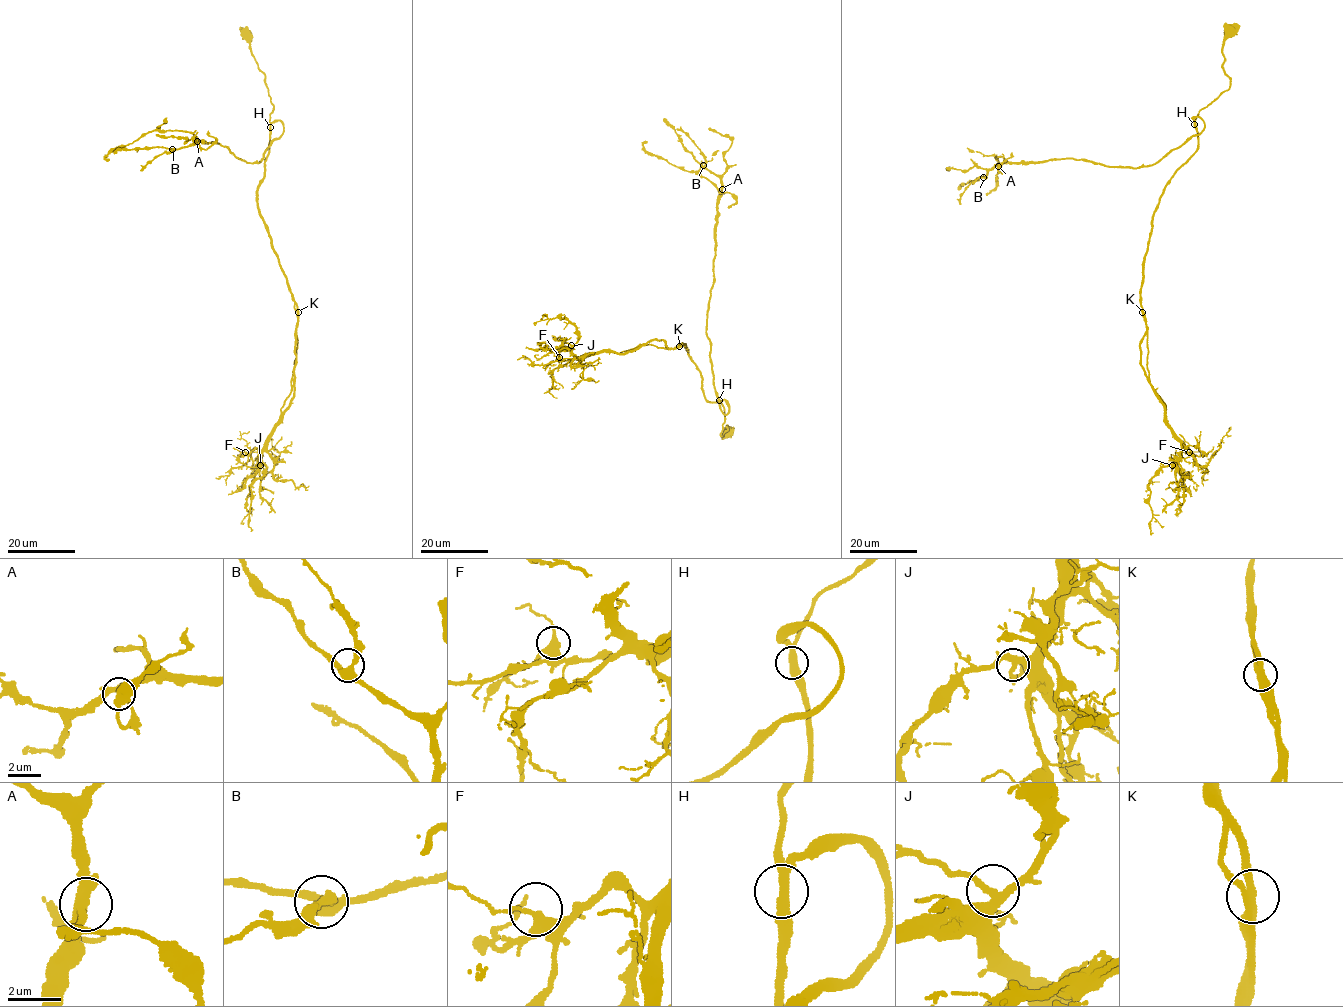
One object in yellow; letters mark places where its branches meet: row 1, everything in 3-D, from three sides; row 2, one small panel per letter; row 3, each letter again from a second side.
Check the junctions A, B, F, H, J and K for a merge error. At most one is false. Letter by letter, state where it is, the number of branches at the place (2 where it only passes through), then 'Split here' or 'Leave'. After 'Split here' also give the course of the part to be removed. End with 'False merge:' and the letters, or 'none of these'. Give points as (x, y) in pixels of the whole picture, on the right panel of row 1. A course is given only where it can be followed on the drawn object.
A: Place: (998, 166). Branches: 3. Leave
B: Place: (983, 177). Branches: 3. Leave
F: Place: (1189, 452). Branches: 3. Leave
H: Place: (1194, 124). Branches: 3. Leave
J: Place: (1172, 465). Branches: 3. Leave
K: Place: (1142, 312). Branches: 3. Leave
False merge: none of these

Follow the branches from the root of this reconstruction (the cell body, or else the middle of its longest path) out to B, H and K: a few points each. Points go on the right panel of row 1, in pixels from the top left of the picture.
B: (1229, 30), (1222, 66), (1230, 87), (1193, 118), (1204, 122), (1201, 131), (1154, 164), (1003, 162), (983, 177)
H: (1229, 30), (1225, 32), (1222, 66), (1230, 79), (1230, 87), (1203, 107), (1194, 124)
K: (1229, 30), (1222, 66), (1230, 87), (1198, 113), (1197, 149), (1166, 185), (1153, 213), (1140, 294), (1142, 312)

